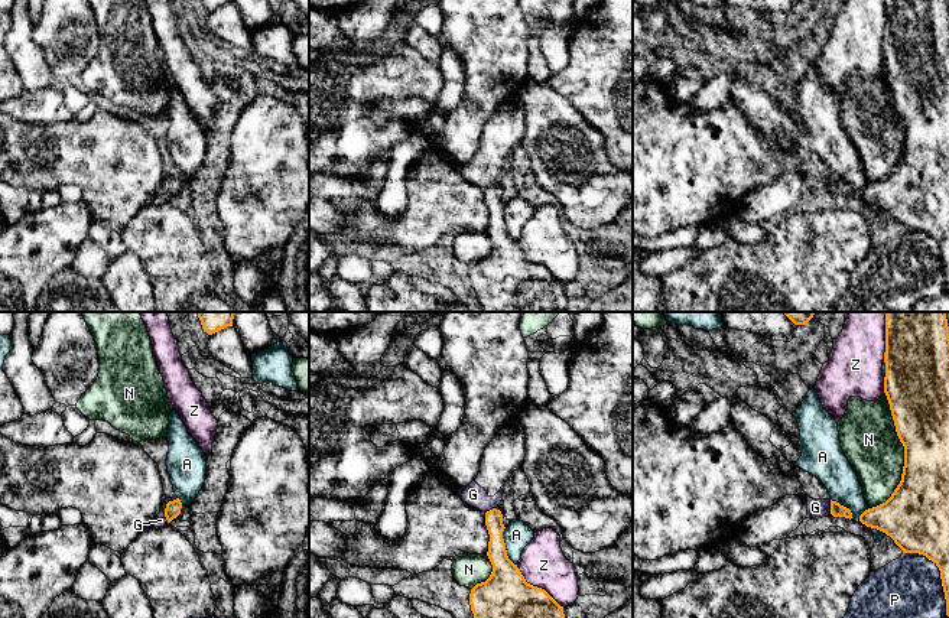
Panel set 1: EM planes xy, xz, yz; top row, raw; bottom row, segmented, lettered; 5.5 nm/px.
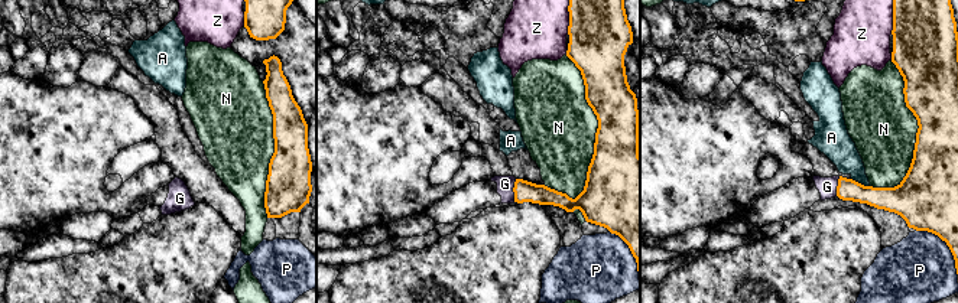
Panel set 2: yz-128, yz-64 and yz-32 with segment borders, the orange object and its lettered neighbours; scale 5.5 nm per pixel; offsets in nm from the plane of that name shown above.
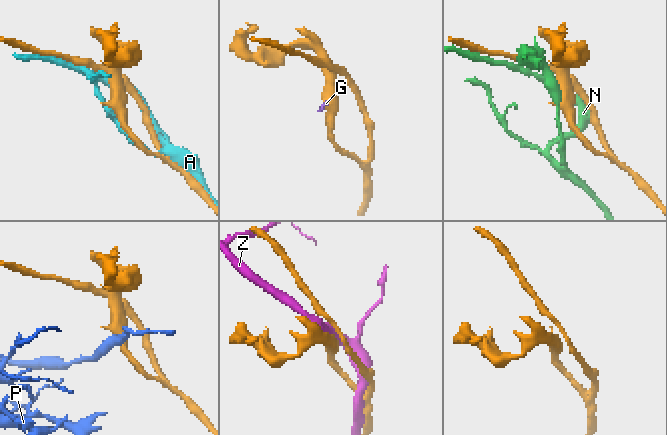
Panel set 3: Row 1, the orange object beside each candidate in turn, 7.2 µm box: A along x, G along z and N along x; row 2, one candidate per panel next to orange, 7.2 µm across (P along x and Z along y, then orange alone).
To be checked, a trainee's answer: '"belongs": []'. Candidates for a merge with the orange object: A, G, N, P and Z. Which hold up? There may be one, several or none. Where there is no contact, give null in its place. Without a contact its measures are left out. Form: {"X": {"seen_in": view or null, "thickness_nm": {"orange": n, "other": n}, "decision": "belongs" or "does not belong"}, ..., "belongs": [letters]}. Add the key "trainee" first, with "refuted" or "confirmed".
{"trainee": "refuted", "A": {"seen_in": "yz", "thickness_nm": {"orange": 360, "other": 170}, "decision": "does not belong"}, "G": {"seen_in": "xy", "thickness_nm": {"orange": 90, "other": 70}, "decision": "belongs"}, "N": {"seen_in": "yz", "thickness_nm": {"orange": 320, "other": 320}, "decision": "does not belong"}, "P": {"seen_in": "yz", "thickness_nm": {"orange": 260, "other": 380}, "decision": "does not belong"}, "Z": {"seen_in": "xz", "thickness_nm": {"orange": 460, "other": 260}, "decision": "does not belong"}, "belongs": ["G"]}

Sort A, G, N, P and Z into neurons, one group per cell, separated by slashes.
A / G / N / P / Z

